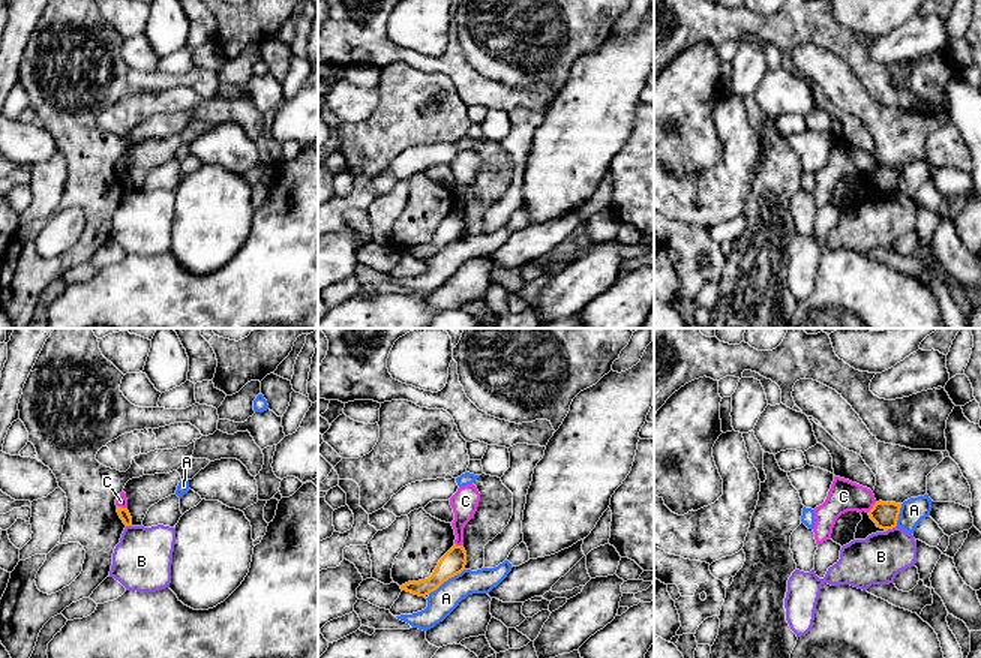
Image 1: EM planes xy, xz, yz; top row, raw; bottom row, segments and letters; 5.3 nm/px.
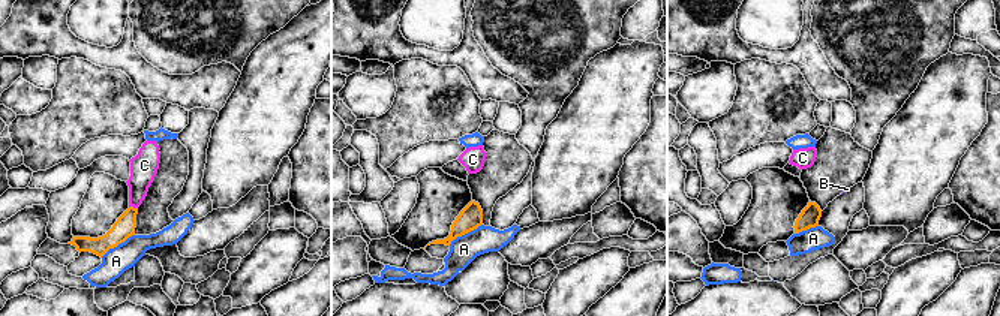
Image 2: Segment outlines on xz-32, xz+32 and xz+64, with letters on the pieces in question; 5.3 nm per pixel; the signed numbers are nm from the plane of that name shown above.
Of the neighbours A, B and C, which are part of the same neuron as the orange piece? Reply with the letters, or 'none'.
none

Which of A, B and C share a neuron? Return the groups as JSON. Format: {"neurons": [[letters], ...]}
{"neurons": [["A"], ["B"], ["C"]]}

